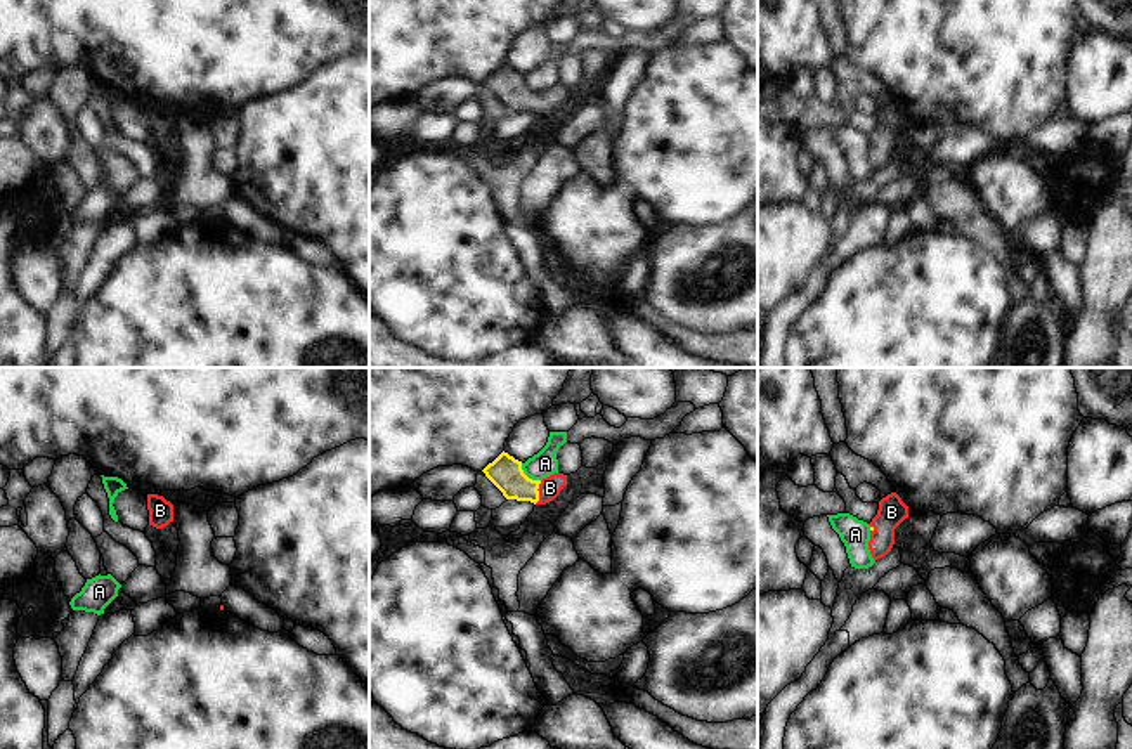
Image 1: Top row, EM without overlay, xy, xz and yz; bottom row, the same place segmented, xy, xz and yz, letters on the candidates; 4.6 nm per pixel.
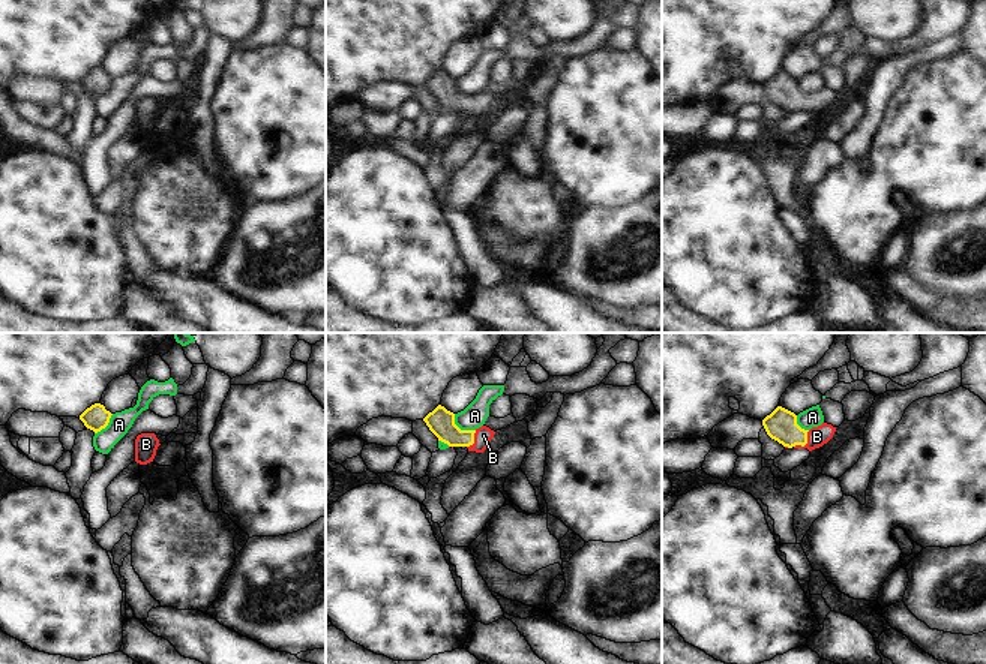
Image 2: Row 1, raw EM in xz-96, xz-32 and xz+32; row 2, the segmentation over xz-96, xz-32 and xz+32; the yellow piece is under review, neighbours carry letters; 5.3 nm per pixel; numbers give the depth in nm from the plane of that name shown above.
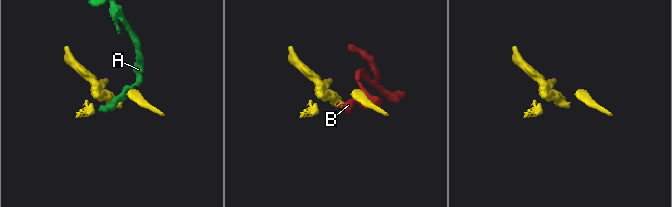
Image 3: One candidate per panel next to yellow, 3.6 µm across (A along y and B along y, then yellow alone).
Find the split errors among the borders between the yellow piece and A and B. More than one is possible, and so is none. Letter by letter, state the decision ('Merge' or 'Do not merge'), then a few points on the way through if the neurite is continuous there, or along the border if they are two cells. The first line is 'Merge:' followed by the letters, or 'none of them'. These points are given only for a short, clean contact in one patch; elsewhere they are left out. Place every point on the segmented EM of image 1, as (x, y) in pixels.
Merge: B
A: Do not merge
B: Merge. Path across: xz (505, 472), (520, 488), (538, 493), (550, 488).

